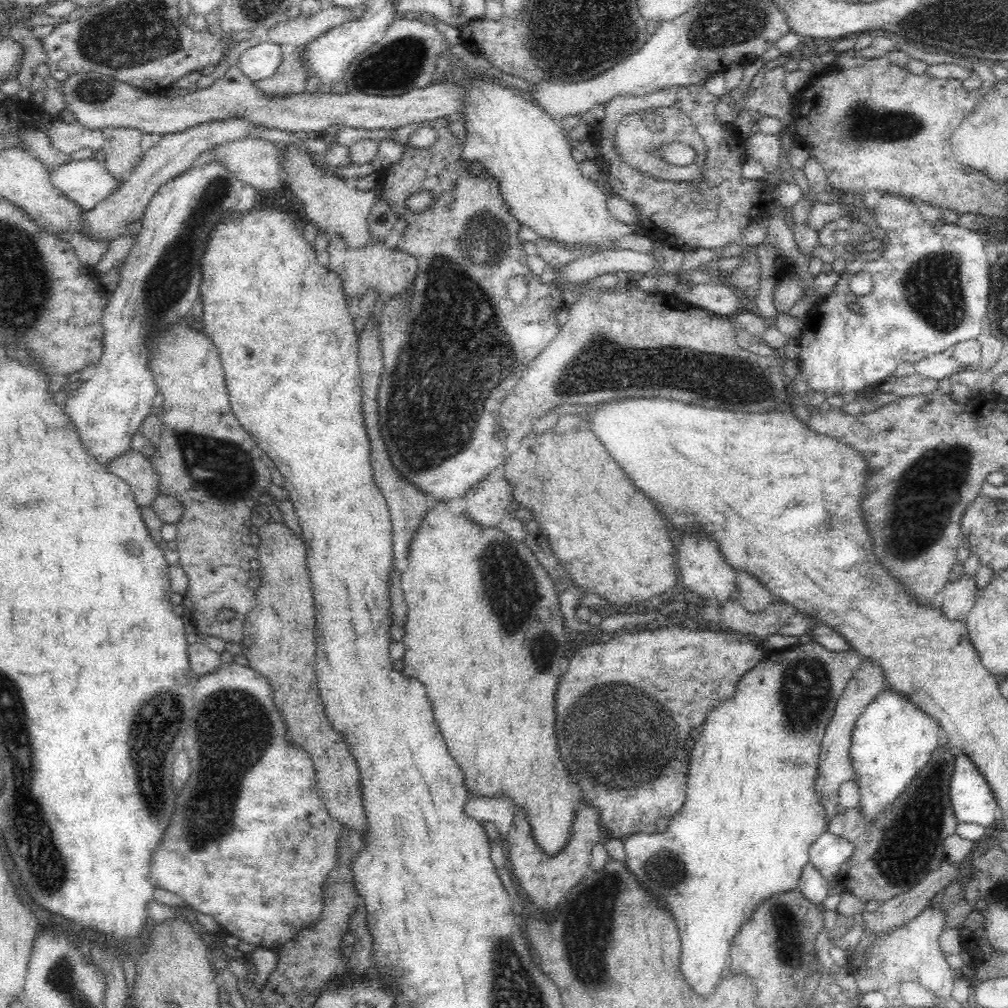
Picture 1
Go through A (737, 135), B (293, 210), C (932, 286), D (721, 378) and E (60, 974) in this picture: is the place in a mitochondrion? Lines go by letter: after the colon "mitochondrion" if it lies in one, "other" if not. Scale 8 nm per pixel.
A: other
B: other
C: mitochondrion
D: mitochondrion
E: mitochondrion

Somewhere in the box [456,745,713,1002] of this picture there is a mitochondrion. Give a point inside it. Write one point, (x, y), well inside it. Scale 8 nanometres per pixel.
(597, 901)

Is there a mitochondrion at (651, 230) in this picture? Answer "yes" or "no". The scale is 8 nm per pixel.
no

